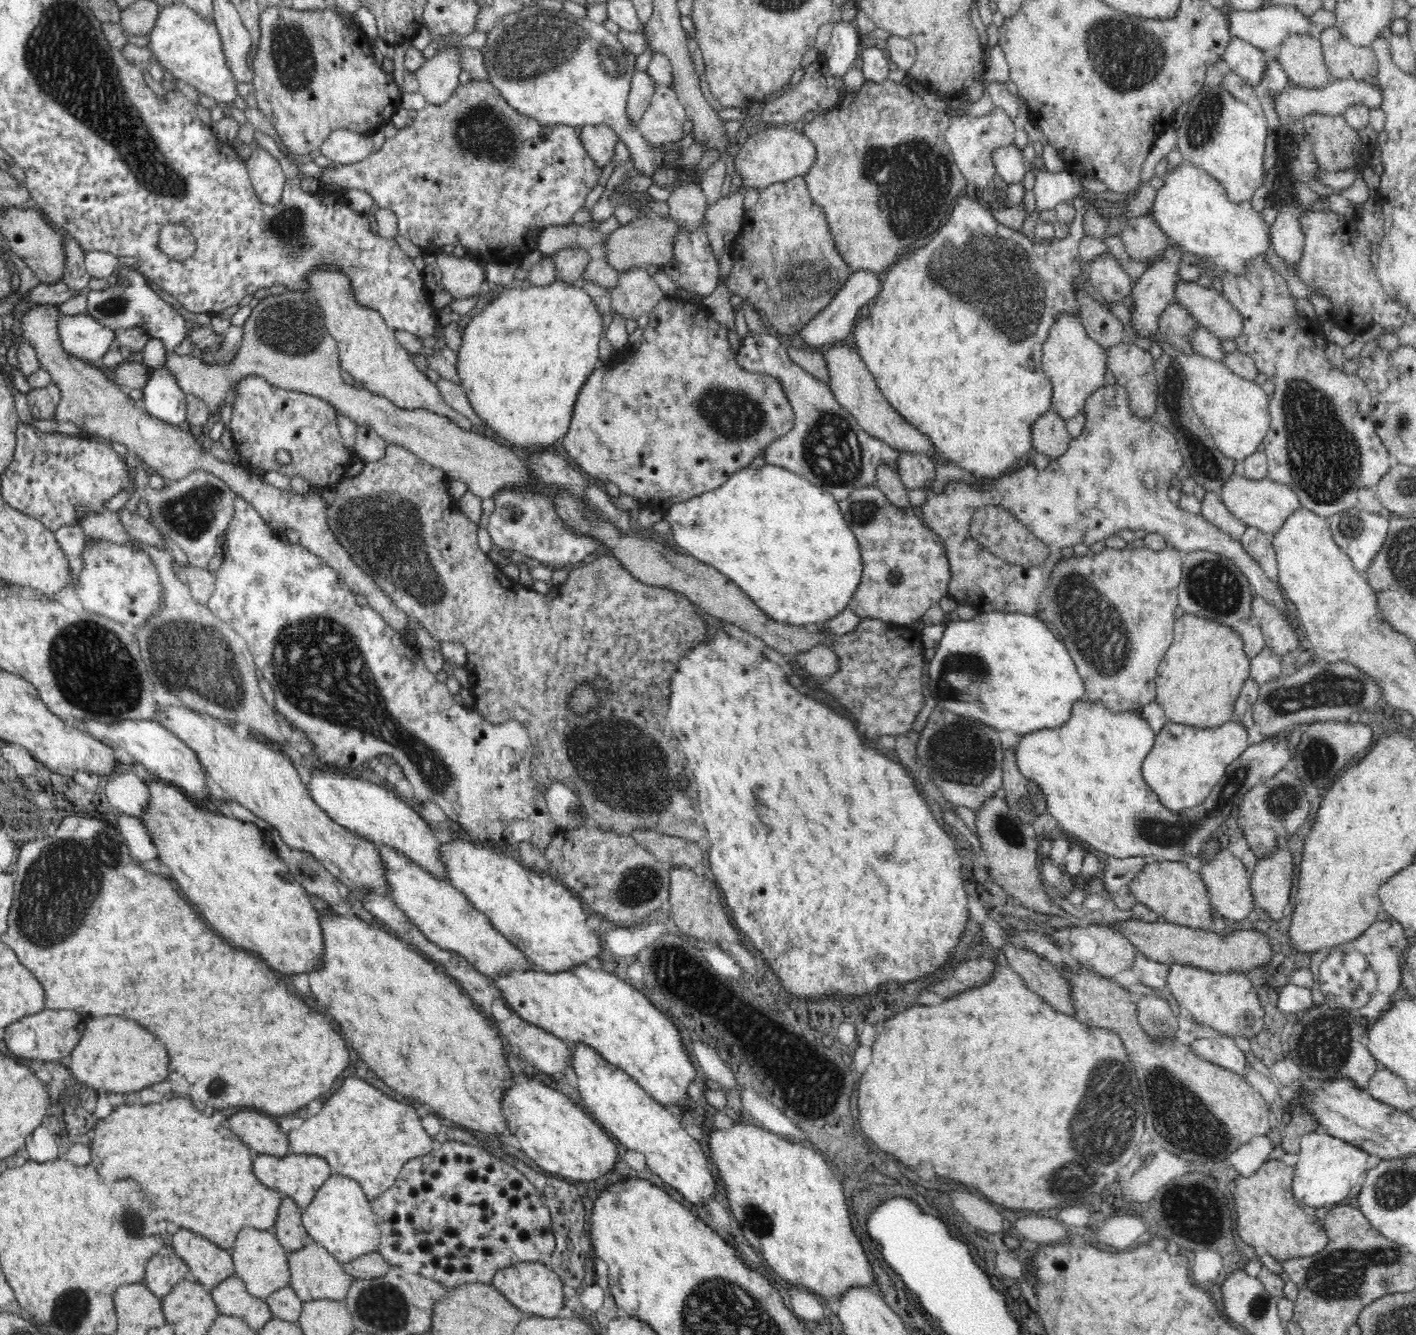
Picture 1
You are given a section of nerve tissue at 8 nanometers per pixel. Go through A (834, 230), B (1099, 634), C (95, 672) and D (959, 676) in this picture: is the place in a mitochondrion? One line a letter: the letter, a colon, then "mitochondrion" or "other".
A: other
B: mitochondrion
C: mitochondrion
D: mitochondrion

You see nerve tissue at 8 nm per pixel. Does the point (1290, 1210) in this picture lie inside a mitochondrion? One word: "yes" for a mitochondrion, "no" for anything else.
no

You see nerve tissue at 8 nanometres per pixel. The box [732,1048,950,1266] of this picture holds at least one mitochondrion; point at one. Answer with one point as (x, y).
(759, 1220)

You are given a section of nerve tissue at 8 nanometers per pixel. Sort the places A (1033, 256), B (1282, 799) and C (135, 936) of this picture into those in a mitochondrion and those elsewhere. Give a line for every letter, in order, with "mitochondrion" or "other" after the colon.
A: mitochondrion
B: mitochondrion
C: other

